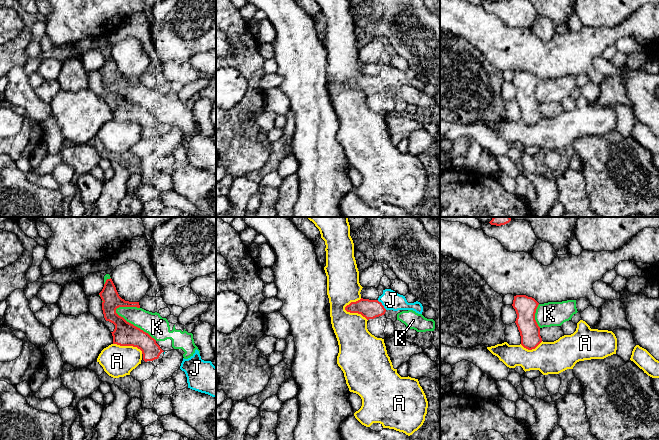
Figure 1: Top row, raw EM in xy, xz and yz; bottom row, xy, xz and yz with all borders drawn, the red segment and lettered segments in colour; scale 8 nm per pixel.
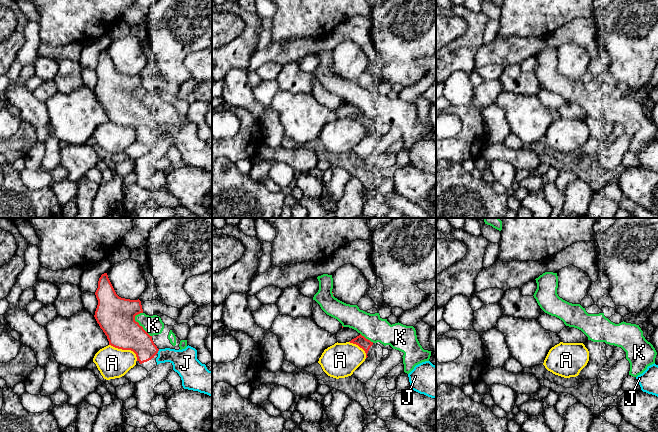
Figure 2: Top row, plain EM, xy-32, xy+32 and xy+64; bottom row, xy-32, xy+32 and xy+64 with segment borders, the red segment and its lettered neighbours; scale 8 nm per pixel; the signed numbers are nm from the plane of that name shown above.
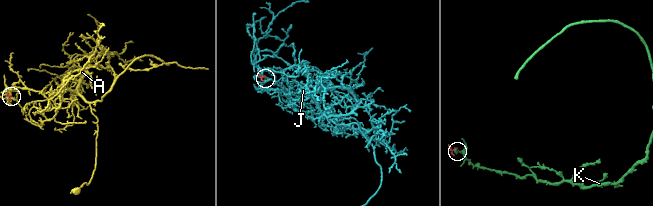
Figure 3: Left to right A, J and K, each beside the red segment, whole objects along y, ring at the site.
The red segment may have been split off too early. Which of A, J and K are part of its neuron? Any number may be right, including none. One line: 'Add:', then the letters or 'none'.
Add: J

